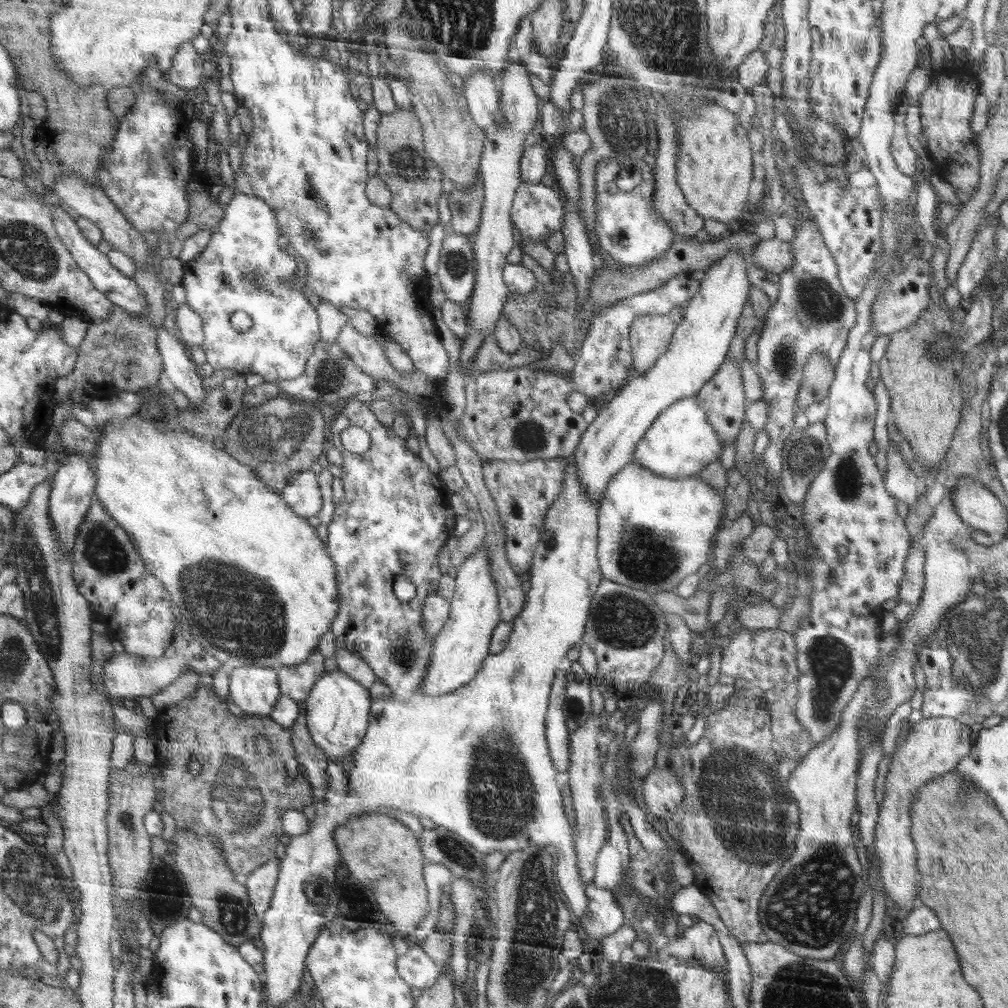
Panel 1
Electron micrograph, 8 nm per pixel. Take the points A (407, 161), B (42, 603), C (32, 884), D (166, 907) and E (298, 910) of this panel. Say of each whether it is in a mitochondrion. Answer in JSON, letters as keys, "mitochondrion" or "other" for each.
{"A":"mitochondrion","B":"mitochondrion","C":"mitochondrion","D":"mitochondrion","E":"other"}

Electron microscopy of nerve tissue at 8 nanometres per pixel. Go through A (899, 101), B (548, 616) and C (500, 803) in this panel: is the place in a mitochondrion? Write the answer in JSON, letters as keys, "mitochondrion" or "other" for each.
{"A":"other","B":"other","C":"mitochondrion"}

